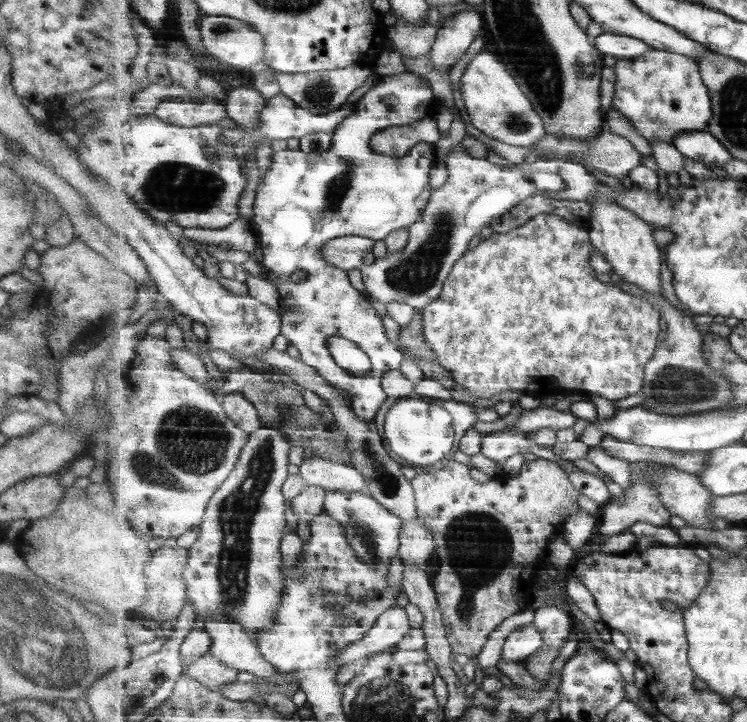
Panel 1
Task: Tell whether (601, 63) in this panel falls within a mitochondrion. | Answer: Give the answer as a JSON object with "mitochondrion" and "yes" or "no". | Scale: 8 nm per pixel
{"mitochondrion":"no"}

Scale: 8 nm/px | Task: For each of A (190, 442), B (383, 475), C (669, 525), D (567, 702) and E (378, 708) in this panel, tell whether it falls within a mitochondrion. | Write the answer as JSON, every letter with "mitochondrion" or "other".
{"A":"mitochondrion","B":"mitochondrion","C":"other","D":"other","E":"mitochondrion"}

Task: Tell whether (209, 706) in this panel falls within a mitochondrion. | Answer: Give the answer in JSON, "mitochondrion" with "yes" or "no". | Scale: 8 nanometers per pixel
{"mitochondrion":"no"}

